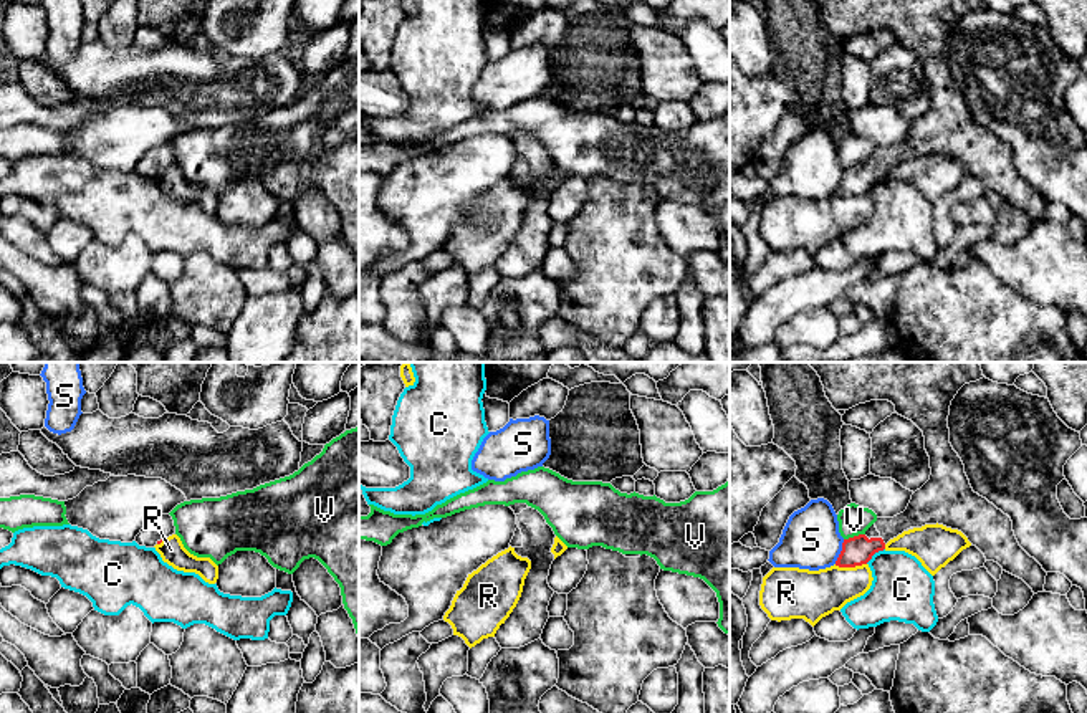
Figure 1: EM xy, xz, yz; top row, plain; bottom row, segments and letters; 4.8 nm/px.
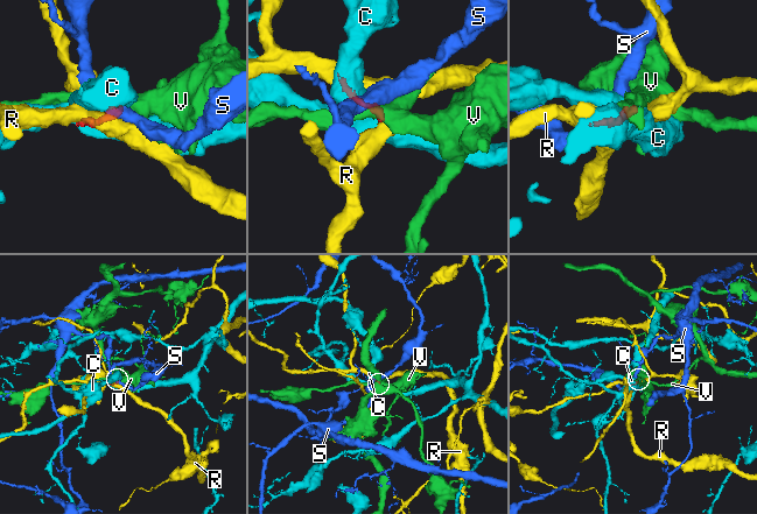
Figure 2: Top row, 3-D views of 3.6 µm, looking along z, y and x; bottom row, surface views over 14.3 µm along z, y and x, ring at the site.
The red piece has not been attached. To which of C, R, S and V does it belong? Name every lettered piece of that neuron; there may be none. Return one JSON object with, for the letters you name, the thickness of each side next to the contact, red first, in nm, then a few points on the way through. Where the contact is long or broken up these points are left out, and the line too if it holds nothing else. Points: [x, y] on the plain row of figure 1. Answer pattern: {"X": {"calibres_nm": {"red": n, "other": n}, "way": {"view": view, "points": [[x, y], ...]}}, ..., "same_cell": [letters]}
{"same_cell": []}

